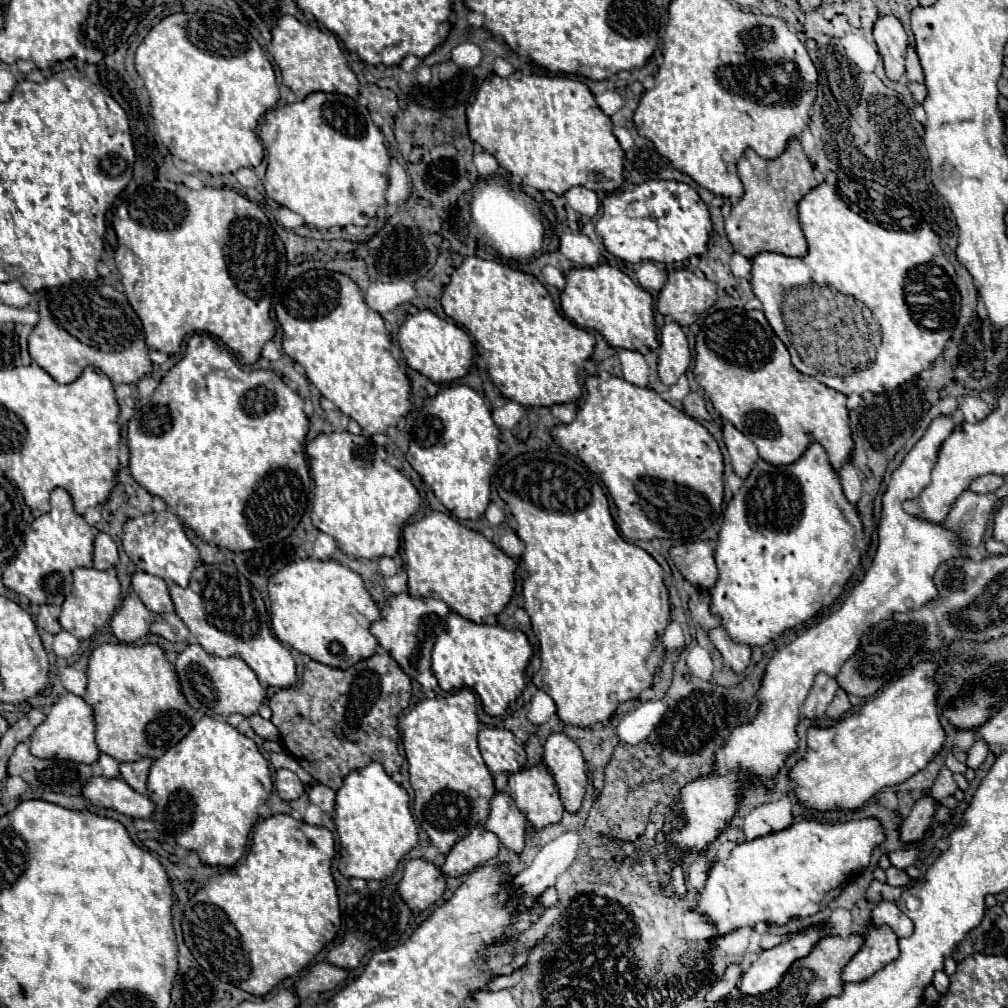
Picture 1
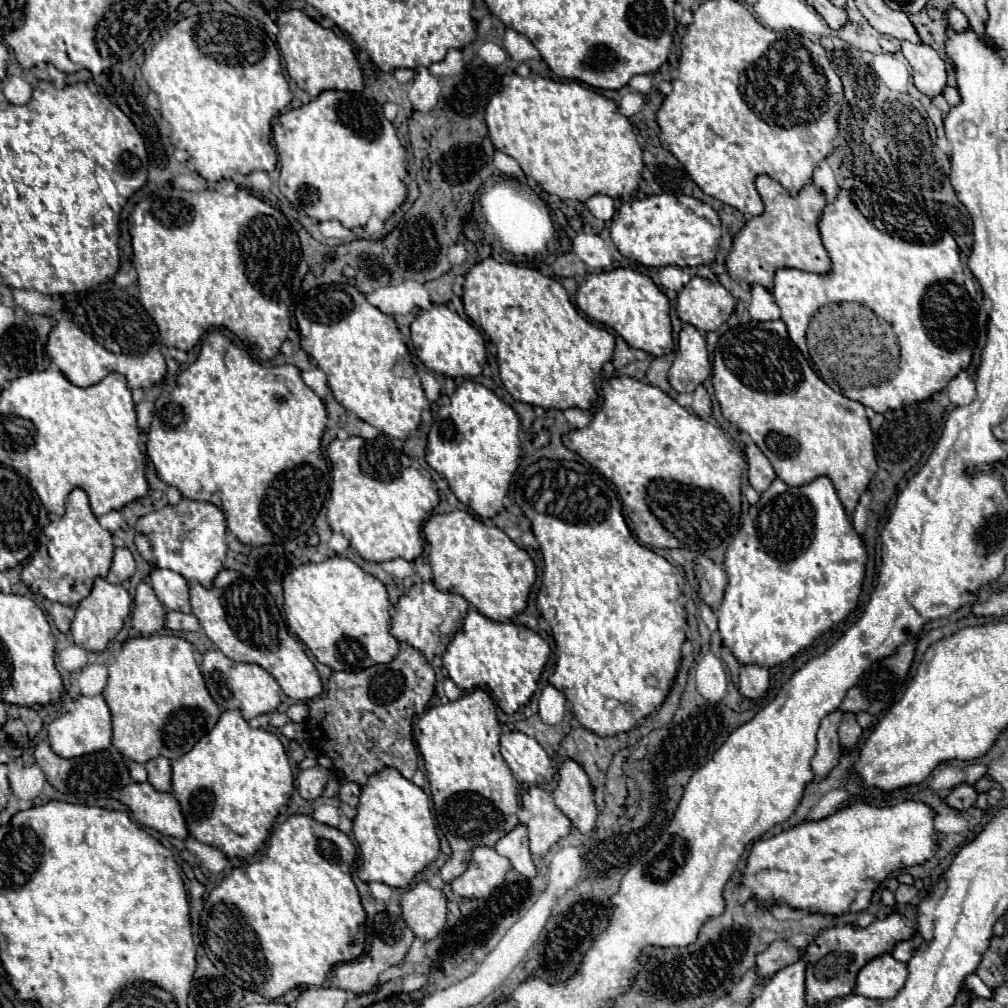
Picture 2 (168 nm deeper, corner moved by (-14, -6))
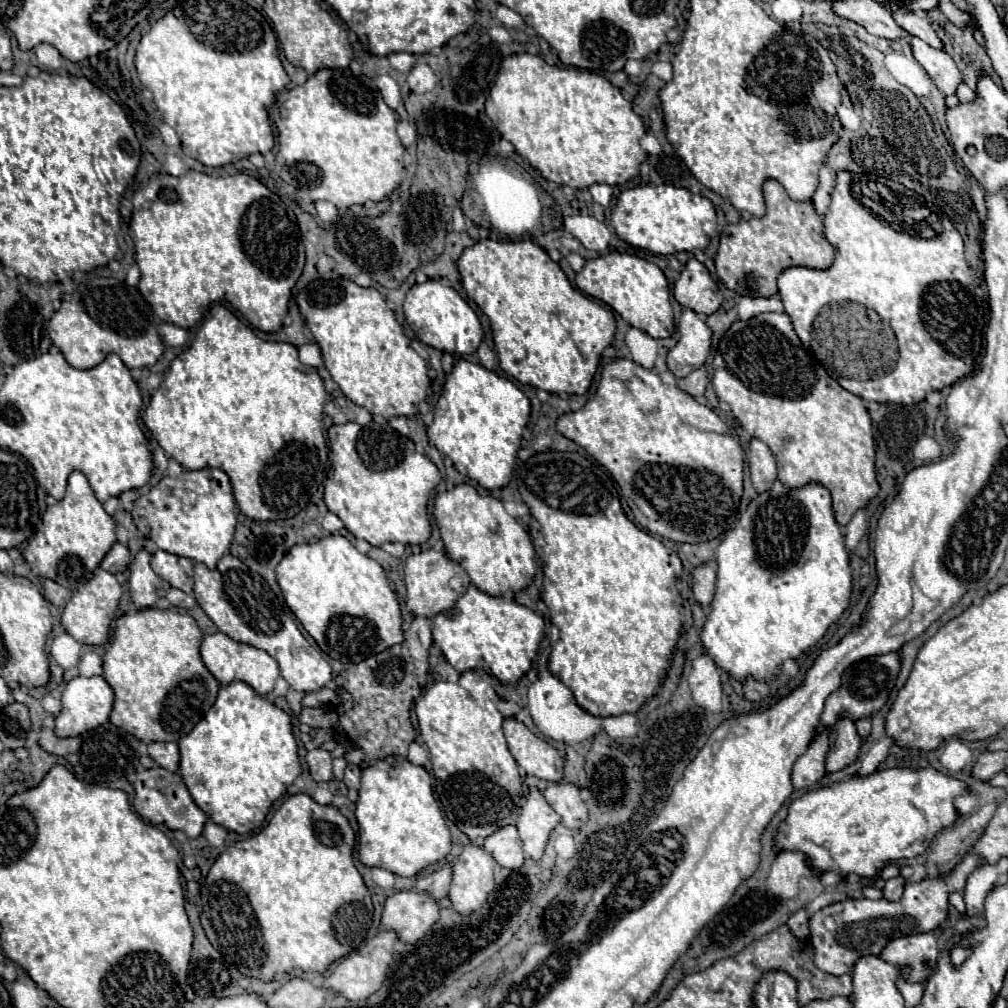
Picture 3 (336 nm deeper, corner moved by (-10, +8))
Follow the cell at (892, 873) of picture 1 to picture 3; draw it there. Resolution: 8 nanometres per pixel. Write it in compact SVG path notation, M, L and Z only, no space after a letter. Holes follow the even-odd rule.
M892 877L892 879L888 879L886 881L886 885L884 885L884 897L888 899L888 901L898 901L900 897L902 897L902 893L904 893L904 885L906 885L906 879L904 877Z

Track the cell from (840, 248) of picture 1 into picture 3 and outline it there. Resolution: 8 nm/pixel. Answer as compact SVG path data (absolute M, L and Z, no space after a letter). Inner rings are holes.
M838 171L838 181L832 191L832 201L830 207L824 215L824 235L828 243L836 249L836 259L828 269L810 269L810 267L788 267L780 273L778 277L778 295L784 303L784 311L788 313L794 331L798 333L800 341L804 347L812 349L818 363L826 369L830 377L834 377L846 391L866 399L866 401L876 401L876 403L900 403L900 405L914 405L926 397L928 391L932 389L944 389L962 379L972 371L974 359L982 351L982 341L984 341L984 327L986 327L986 305L984 301L976 295L976 285L974 279L970 277L970 267L964 259L964 241L954 225L944 219L942 221L942 231L936 233L936 237L924 239L924 237L912 237L908 233L898 233L894 231L888 223L880 221L876 215L868 213L854 197L850 191L852 185L852 175L848 171Z

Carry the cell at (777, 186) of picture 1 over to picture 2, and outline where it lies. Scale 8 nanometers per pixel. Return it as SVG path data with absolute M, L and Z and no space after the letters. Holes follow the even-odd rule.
M768 175L756 179L756 189L764 201L764 213L752 217L734 237L726 269L732 279L744 285L760 285L764 289L774 287L774 273L784 267L794 267L810 273L828 273L832 261L822 245L818 219L826 205L822 193L814 185L806 185L796 197L792 197L782 185Z

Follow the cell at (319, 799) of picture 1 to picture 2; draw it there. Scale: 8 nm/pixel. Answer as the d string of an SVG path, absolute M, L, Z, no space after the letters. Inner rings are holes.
M344 781L342 787L340 787L340 801L342 803L348 803L352 807L358 807L358 791L360 791L360 785L358 783L352 783L352 781Z

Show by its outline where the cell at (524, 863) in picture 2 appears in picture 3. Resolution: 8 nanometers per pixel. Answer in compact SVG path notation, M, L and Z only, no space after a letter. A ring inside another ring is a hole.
M506 825L484 839L484 849L506 869L518 869L524 863L522 841L516 825Z

